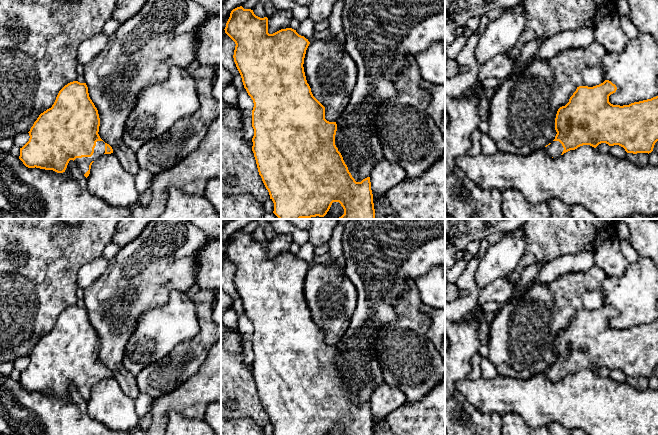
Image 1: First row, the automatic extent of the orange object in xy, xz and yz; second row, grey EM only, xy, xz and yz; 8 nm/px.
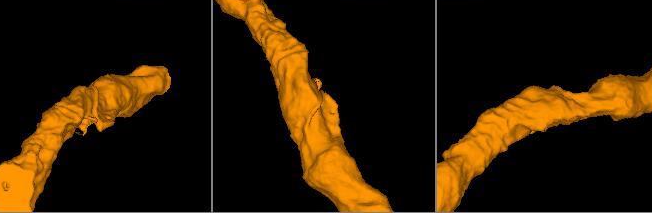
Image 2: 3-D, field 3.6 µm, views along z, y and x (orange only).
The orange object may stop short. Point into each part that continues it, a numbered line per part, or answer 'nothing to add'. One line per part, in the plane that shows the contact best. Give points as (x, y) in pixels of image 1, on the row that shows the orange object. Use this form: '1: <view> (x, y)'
1: xy (83, 163)

